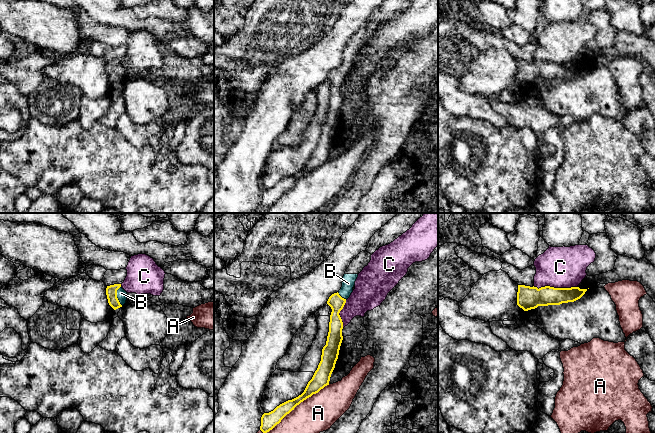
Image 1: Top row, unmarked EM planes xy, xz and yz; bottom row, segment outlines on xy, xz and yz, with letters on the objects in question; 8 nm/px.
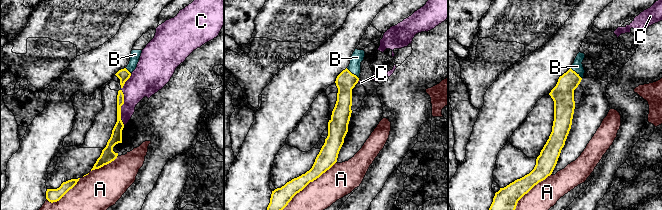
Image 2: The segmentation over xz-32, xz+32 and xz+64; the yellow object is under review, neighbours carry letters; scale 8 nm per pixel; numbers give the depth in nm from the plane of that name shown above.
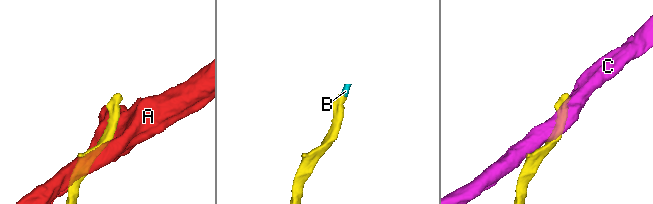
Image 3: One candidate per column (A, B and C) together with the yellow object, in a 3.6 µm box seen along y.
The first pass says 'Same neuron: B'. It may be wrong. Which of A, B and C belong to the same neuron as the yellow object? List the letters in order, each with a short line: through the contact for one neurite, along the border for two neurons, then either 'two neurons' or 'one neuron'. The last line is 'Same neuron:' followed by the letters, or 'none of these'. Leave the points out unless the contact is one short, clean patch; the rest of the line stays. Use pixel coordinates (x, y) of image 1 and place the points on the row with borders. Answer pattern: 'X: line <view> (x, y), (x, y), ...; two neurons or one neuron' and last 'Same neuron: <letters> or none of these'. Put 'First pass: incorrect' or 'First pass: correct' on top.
First pass: correct
A: two neurons
B: line xy (111, 291), (116, 296), (121, 293); one neuron
C: two neurons
Same neuron: B

